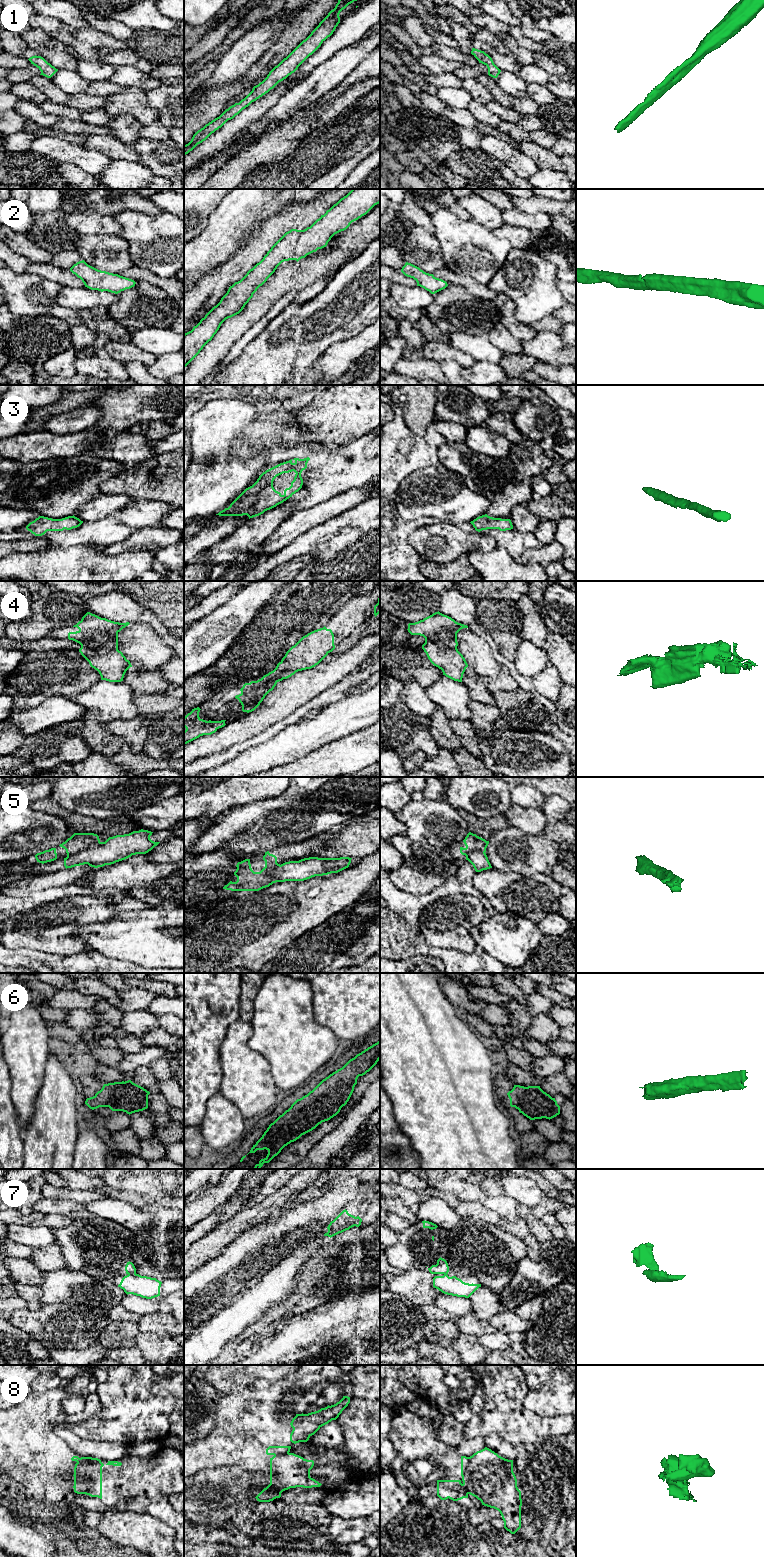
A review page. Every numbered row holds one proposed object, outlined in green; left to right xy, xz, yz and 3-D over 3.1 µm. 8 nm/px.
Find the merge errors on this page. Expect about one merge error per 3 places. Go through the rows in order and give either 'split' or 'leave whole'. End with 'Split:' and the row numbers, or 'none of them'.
1: leave whole
2: leave whole
3: leave whole
4: leave whole
5: split
6: leave whole
7: split
8: split
Split: 5, 7, 8

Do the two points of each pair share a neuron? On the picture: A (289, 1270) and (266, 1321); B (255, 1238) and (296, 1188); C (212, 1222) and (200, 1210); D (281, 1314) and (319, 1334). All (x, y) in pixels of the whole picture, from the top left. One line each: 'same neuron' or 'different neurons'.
A: different neurons
B: different neurons
C: different neurons
D: different neurons

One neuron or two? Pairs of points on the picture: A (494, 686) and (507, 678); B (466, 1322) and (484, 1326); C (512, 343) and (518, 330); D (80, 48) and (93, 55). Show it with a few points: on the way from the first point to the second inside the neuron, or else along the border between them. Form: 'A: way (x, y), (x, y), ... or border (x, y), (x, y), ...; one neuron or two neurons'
A: way (497, 684), (504, 681); one neuron
B: way (470, 1325), (480, 1326); one neuron
C: border (501, 323), (521, 341); two neurons
D: way (83, 51), (90, 54); one neuron

